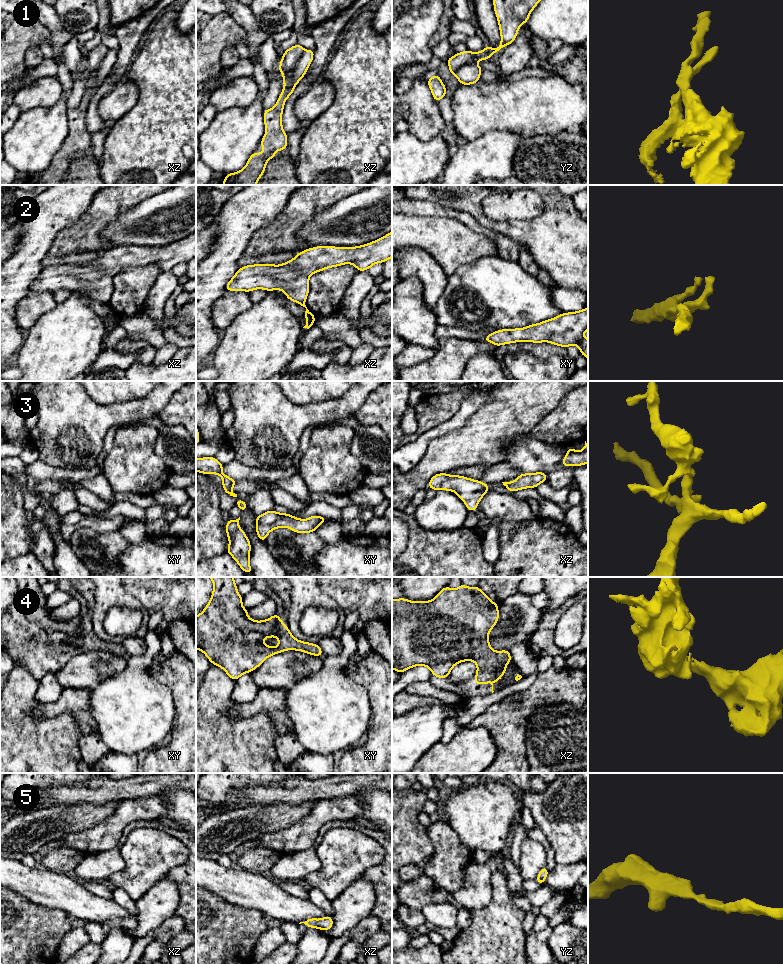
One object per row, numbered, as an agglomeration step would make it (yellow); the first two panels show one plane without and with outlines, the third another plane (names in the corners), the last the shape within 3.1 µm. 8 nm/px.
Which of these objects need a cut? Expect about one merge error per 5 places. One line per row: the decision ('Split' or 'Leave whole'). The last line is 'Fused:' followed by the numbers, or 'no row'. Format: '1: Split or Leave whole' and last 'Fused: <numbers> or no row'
1: Split
2: Leave whole
3: Leave whole
4: Leave whole
5: Leave whole
Fused: 1

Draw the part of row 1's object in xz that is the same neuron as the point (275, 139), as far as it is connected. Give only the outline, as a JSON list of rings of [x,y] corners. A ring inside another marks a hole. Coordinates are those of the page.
[[[305,50],[292,71],[290,83],[282,89],[276,105],[264,110],[264,124],[266,133],[261,140],[264,153],[253,153],[245,167],[235,173],[226,174],[222,185],[256,185],[265,172],[269,159],[274,158],[275,151],[282,151],[287,148],[287,134],[282,126],[282,113],[284,104],[290,95],[293,95],[293,89],[304,77],[310,64],[312,63],[315,50]]]

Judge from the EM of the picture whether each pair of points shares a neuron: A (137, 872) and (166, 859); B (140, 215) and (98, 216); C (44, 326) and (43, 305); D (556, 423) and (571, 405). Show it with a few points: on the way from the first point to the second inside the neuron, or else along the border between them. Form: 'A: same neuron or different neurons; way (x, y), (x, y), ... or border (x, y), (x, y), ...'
A: same neuron; way (144, 868), (153, 862), (159, 862)
B: different neurons; border (136, 203), (119, 213), (100, 233)
C: different neurons; border (57, 305), (44, 313), (27, 331)
D: same neuron; way (560, 419), (570, 409)

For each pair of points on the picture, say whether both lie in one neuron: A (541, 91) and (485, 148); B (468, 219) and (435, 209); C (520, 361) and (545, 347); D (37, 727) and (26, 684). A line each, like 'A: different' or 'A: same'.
A: different
B: same
C: different
D: same

